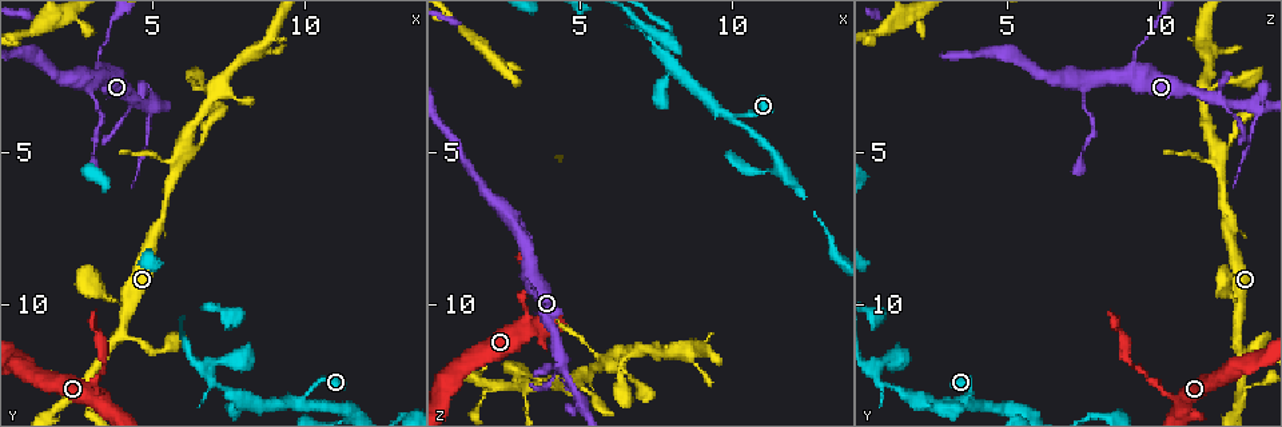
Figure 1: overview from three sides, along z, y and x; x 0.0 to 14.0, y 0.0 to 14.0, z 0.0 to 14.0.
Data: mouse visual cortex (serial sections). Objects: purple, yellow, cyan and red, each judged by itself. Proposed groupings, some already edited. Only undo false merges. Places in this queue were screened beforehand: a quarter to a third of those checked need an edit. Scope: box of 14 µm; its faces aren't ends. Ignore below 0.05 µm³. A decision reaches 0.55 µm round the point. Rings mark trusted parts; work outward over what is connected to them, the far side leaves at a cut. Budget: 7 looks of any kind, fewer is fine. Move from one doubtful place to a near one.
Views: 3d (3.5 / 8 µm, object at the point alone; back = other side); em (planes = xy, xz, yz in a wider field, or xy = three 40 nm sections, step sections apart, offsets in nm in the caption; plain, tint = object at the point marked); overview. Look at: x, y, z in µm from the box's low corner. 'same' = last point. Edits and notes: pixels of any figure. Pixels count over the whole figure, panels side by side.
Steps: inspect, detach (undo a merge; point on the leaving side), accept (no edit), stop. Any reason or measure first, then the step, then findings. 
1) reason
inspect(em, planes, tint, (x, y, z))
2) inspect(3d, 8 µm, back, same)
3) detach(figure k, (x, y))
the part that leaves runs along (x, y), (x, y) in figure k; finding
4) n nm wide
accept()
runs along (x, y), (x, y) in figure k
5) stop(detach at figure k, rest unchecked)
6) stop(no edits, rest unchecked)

side arm on a straight run
inspect(3d, 3.5 µm, (4.1, 10.1, 12.6))

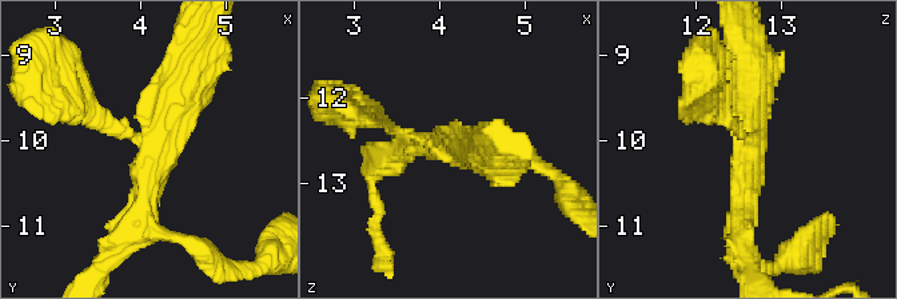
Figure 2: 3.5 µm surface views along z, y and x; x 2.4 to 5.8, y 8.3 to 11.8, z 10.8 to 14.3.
inspect(em, xy, step 5, tint, (4.15, 10.10, 12.65))

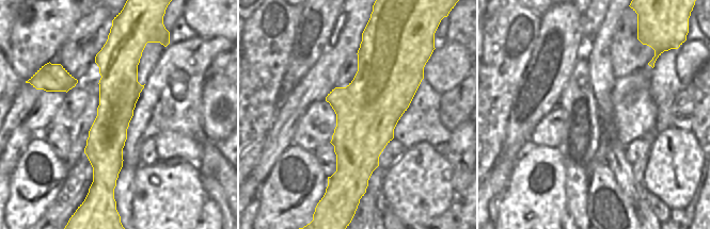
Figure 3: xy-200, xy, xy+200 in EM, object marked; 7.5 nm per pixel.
accept()
runs along (119, 47), (109, 178) in figure 3; continuous, no second cell

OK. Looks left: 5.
four or more arms meet
inspect(3d, 8 µm, (6.0, 5.0, 12.1))

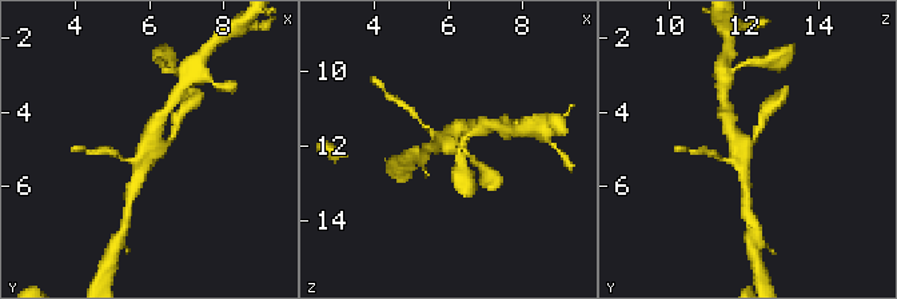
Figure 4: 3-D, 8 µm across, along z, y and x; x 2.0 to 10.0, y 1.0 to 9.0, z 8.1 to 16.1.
4 arms; arms of 150, 200, 250, 350 nm; shape alone is not enough
inspect(em, xy, step 5, tint, (5.9, 4.9, 12.1))

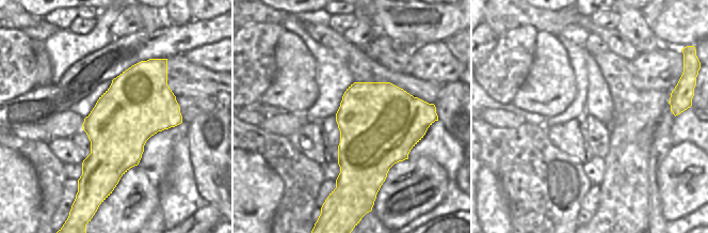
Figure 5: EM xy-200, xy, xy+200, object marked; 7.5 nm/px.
accept()
runs along (135, 183), (160, 115) in figure 4; all the same cell

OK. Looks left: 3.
looks like a crossing
inspect(3d, 8 µm, (7.0, 3.0, 11.5))

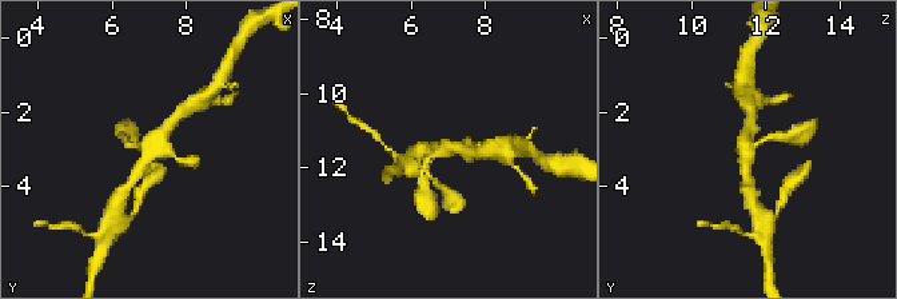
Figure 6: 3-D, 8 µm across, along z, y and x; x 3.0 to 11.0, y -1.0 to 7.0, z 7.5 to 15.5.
inspect(3d, 3.5 µm, (7.0, 3.0, 11.5))

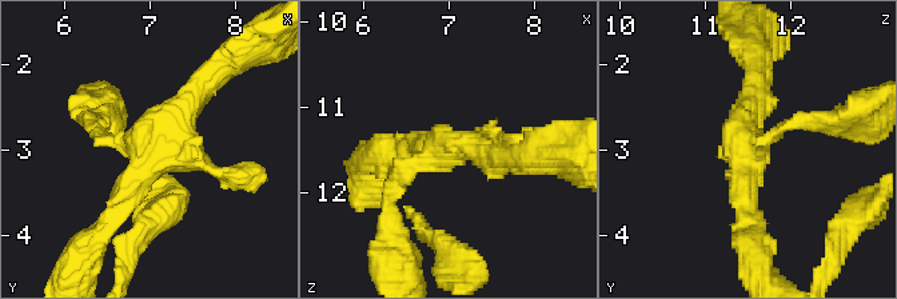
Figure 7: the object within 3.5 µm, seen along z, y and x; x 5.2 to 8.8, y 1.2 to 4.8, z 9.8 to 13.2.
4 arms; arms of 150, 250, 250, 350 nm; shape alone is not enough
inspect(em, planes, tint, (6.95, 3.00, 11.50))

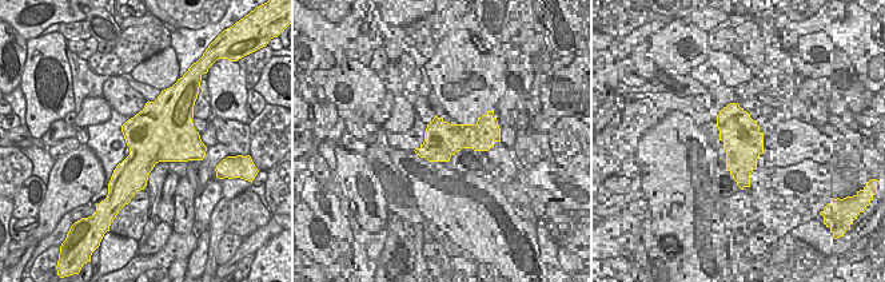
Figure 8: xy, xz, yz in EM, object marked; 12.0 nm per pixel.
700 nm wide
accept()
runs along (103, 227), (204, 83) in figure 7; one cell here

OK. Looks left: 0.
stop(no edits, rest unchecked)

